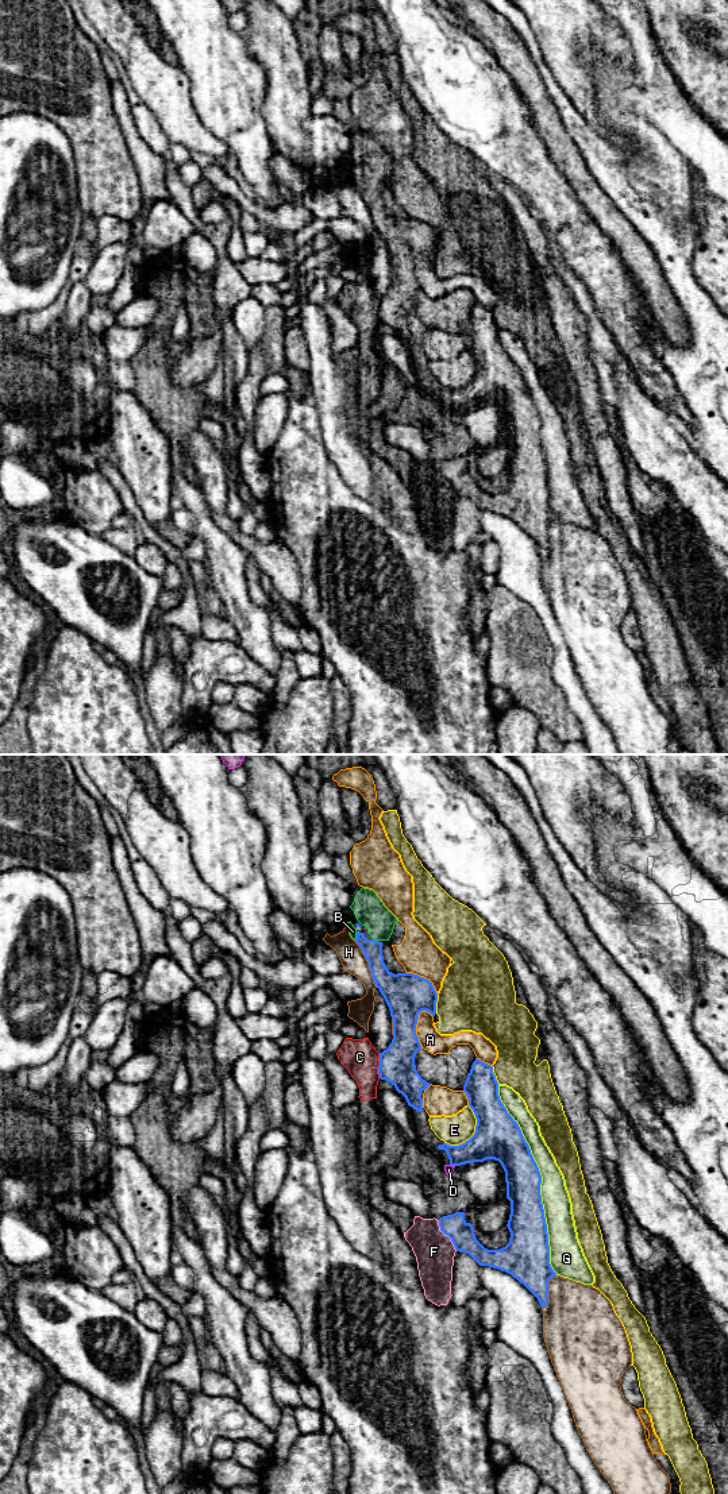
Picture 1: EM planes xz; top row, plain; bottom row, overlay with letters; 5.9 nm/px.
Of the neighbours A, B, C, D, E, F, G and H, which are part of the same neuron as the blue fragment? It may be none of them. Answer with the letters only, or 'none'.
B

